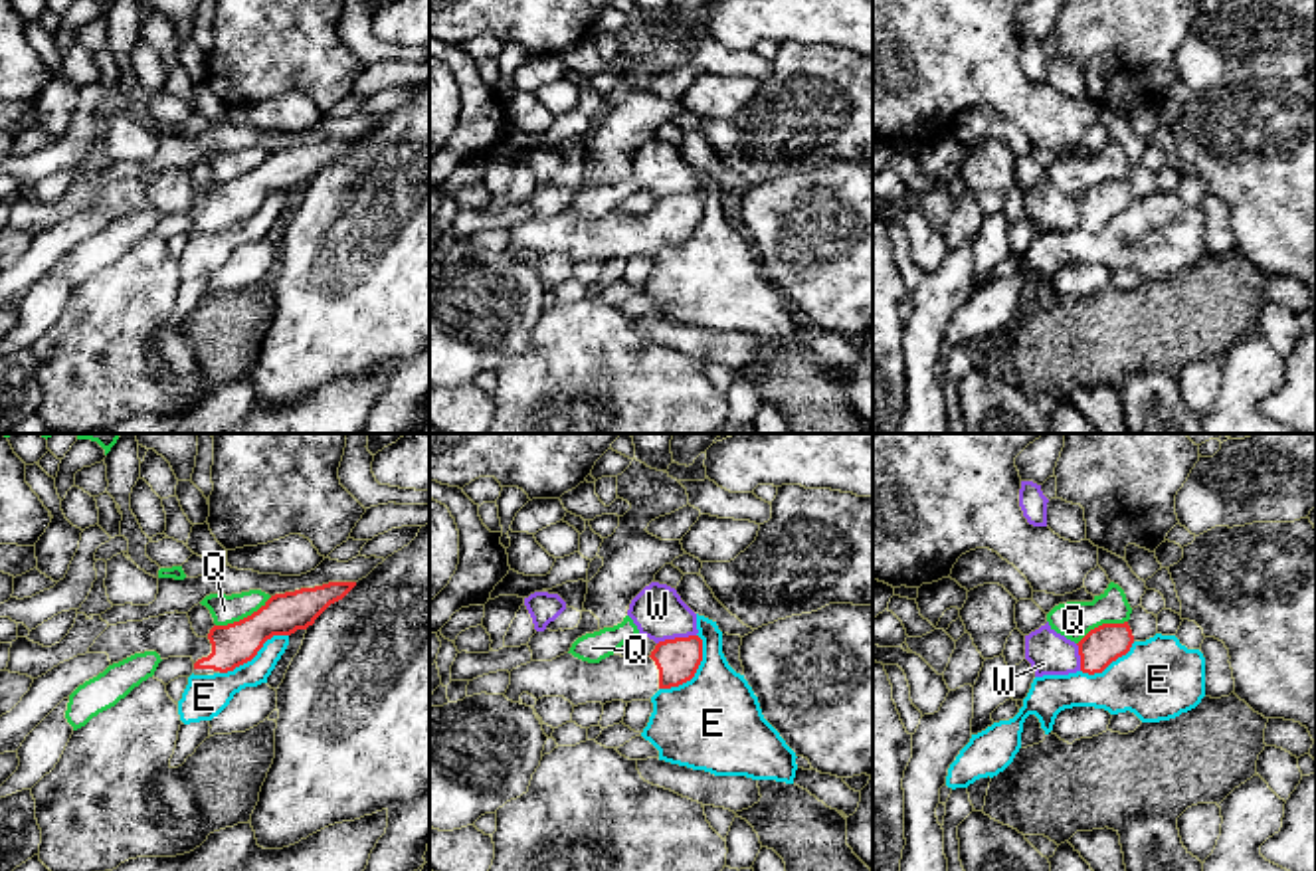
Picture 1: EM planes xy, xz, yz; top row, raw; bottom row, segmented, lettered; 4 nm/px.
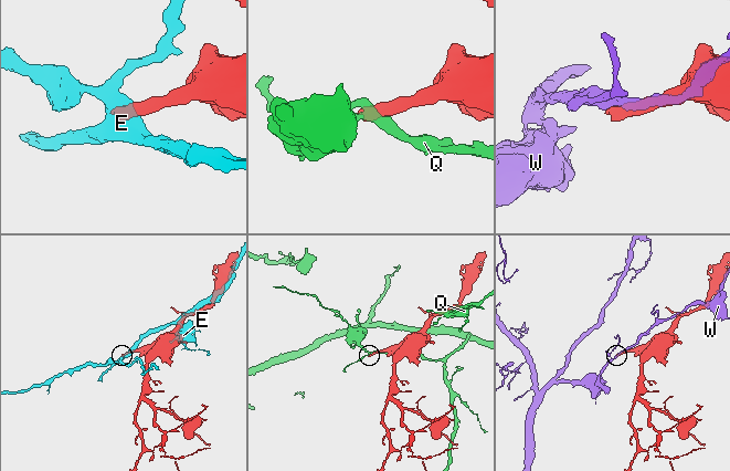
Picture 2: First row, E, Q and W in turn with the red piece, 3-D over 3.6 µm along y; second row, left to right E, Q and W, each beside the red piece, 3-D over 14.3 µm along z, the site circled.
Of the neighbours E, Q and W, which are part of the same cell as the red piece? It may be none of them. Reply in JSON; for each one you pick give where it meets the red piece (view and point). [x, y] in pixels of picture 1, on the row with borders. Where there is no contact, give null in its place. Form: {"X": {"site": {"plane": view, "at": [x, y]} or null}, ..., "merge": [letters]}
{"merge": []}

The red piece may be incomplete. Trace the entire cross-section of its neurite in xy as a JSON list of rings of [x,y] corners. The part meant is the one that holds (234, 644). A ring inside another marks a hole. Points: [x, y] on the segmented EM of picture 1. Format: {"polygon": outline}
{"polygon": [[[329,582],[275,594],[251,616],[228,626],[214,626],[206,637],[198,637],[188,614],[178,612],[109,626],[87,653],[107,653],[113,665],[135,653],[156,651],[160,659],[190,657],[194,675],[228,673],[251,661],[273,635],[291,635],[313,626],[330,604],[342,600],[354,586],[356,582]]]}

